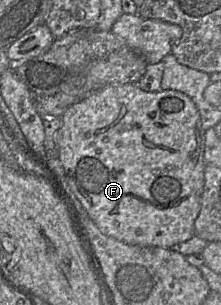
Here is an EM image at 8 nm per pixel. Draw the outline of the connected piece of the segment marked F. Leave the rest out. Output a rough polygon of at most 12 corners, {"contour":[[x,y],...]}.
{"contour":[[105,85],[55,133],[103,234],[195,236],[205,130],[190,97]]}

